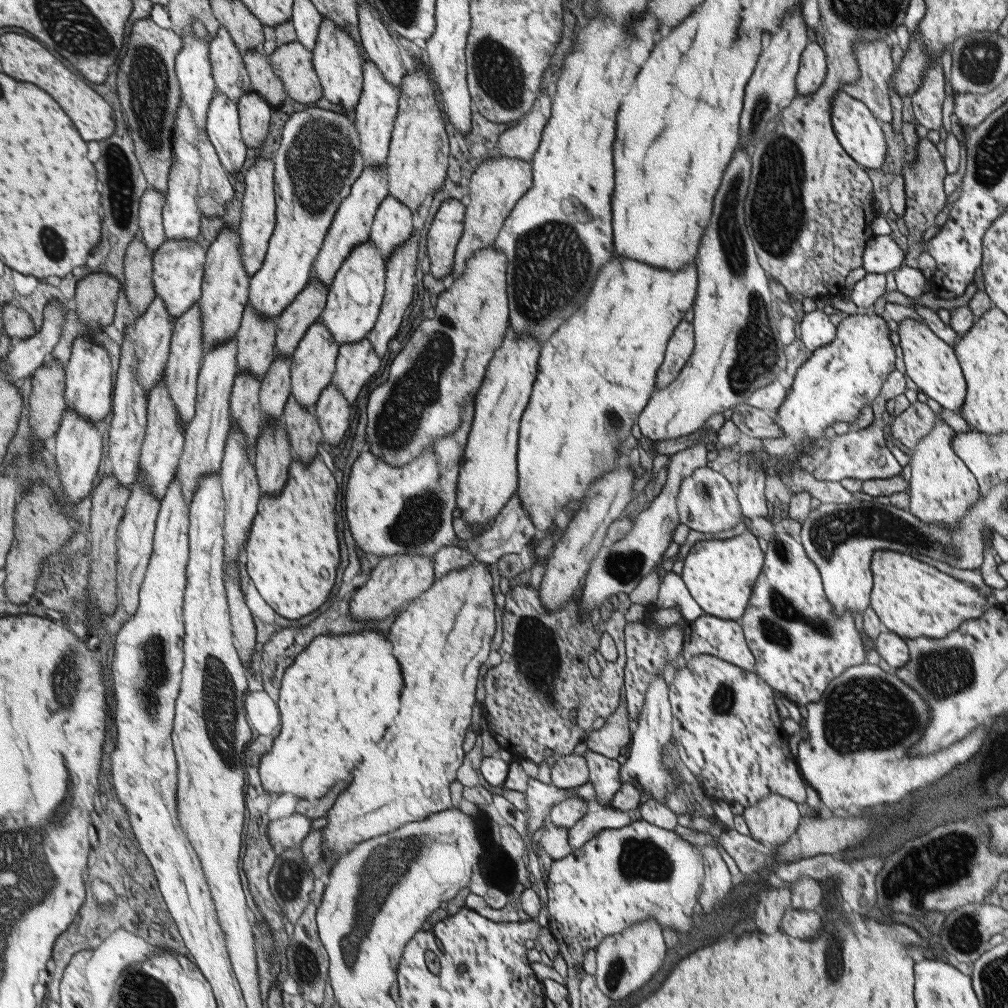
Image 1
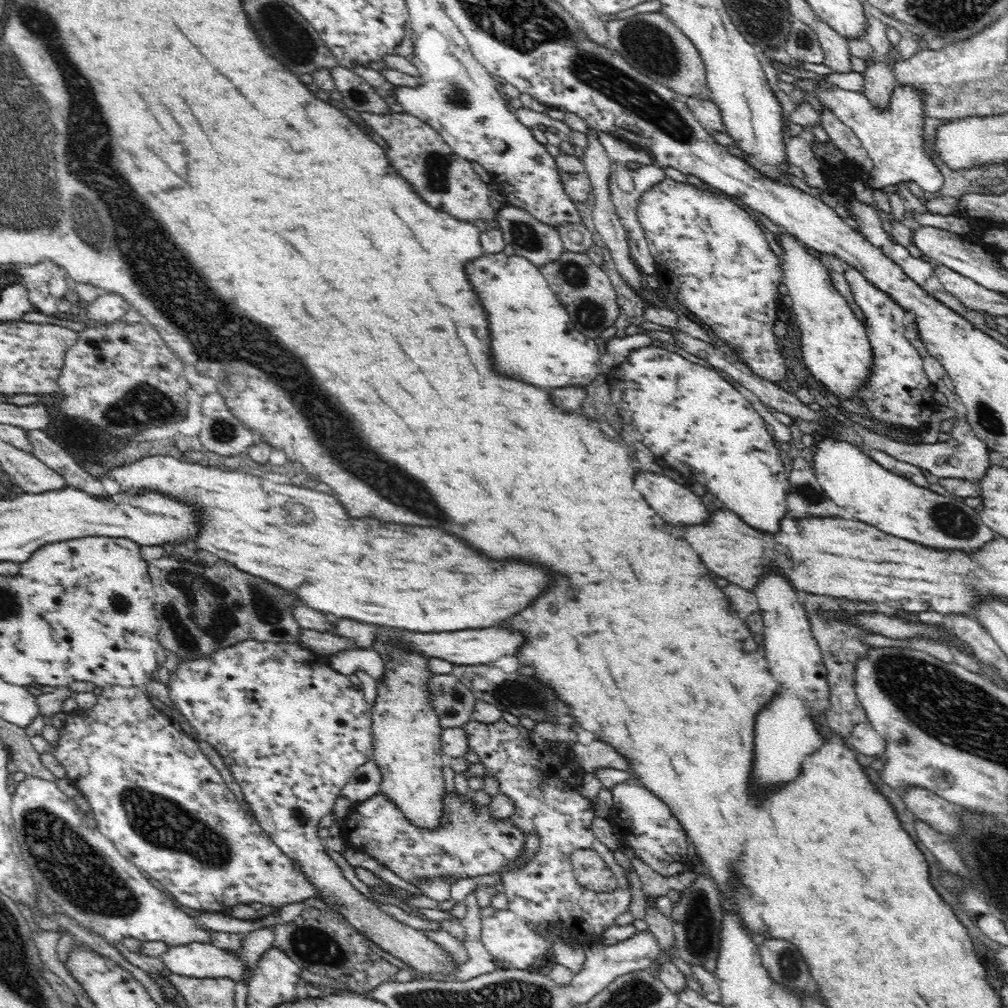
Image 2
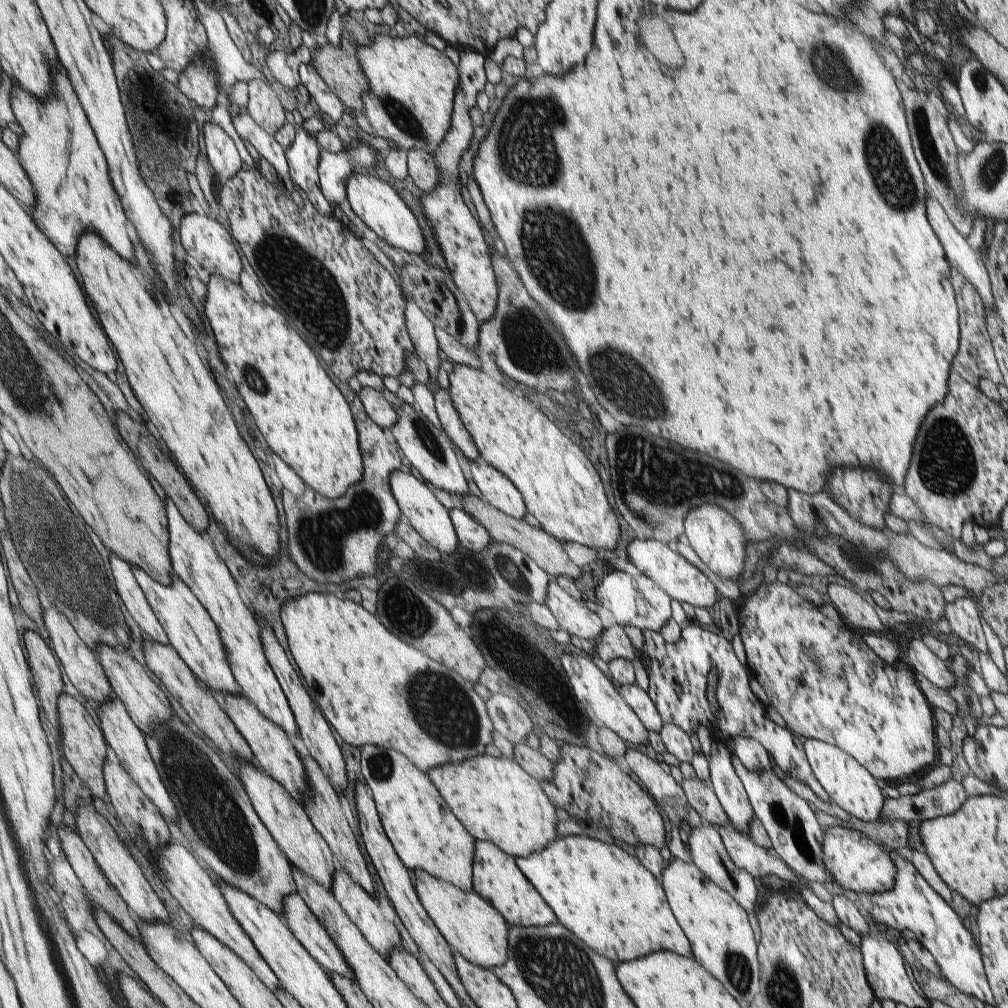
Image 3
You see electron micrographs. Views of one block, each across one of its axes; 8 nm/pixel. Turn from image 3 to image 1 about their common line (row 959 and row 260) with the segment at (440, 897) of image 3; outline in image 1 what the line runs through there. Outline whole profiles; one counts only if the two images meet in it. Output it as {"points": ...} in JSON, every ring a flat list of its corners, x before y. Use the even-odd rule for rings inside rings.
{"points":[[492,245,481,248,468,260,463,275,453,278,453,284,437,296,433,318,421,318,407,343,389,364,385,381,375,387,366,401,366,443,368,450,377,452,387,464,398,467,409,463,425,448,431,449,437,439,453,434,461,426,462,410,468,398,474,398,487,362,504,342,503,330,507,326,507,300,505,298,505,254]]}

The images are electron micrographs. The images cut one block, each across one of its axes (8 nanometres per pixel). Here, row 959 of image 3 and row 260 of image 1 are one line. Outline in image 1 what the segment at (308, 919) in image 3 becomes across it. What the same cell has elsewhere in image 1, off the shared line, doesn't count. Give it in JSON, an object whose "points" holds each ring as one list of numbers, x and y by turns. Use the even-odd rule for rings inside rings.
{"points":[[385,166,364,167,356,182,349,189,349,200,344,200,341,208,337,209,332,230,329,231,328,238,325,239,325,246,321,247,320,258,316,260,313,279,319,280,330,288,337,271,344,266,345,259,351,254,352,248,368,242,376,212,381,202,390,194,388,182,389,174,385,172]]}

